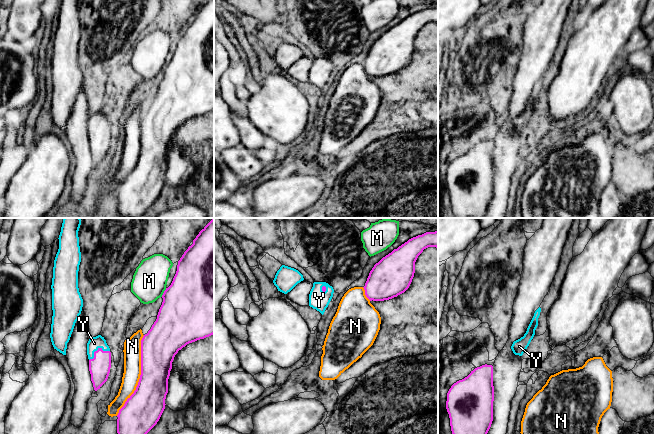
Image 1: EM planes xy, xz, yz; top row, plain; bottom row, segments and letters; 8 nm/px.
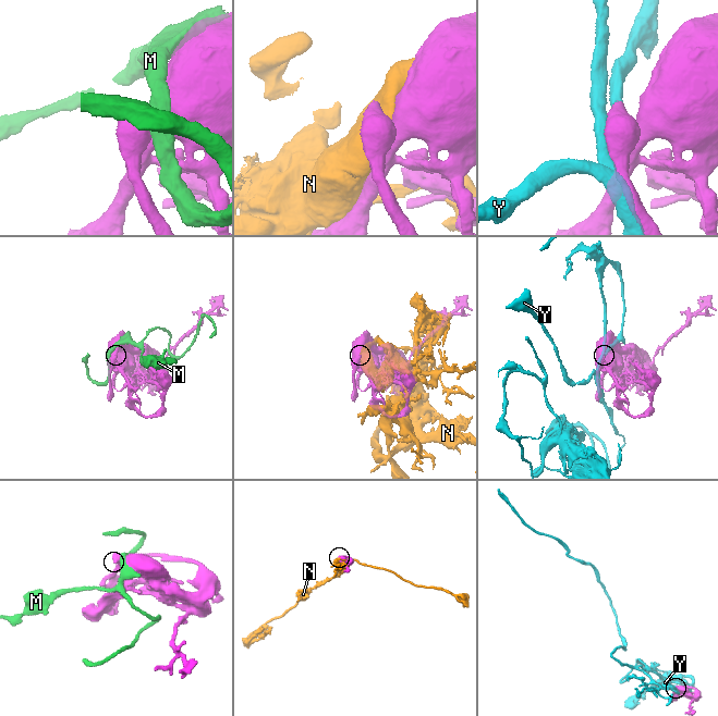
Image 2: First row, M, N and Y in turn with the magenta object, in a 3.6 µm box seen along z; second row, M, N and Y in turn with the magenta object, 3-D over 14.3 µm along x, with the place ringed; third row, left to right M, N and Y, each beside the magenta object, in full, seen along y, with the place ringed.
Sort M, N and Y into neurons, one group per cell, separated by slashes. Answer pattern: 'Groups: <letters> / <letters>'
Groups: M / N / Y

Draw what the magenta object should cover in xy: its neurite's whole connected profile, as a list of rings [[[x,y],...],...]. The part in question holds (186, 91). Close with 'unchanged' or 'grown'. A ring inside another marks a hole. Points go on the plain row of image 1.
[[[207,0],[178,37],[171,61],[166,64],[157,95],[141,116],[141,151],[134,169],[117,191],[117,209],[122,218],[140,218],[157,200],[168,169],[168,155],[175,131],[187,120],[214,110],[214,0]]]; unchanged

